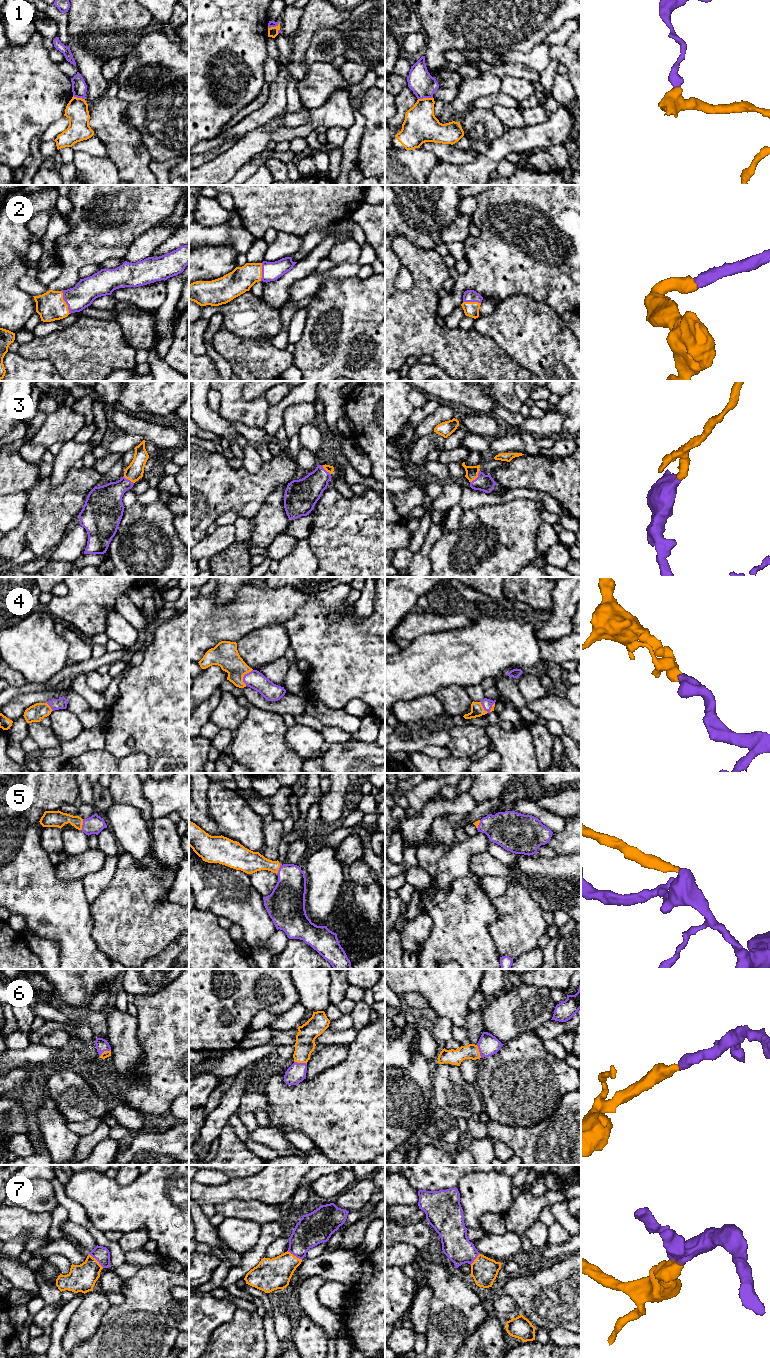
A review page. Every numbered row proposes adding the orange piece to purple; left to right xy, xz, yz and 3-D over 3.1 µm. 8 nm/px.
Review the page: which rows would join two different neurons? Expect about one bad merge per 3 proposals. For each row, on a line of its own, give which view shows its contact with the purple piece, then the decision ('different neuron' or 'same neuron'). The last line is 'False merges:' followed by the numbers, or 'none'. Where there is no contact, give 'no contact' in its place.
1: contact in yz; different neuron
2: contact in xy; same neuron
3: contact in yz; same neuron
4: contact in yz; same neuron
5: contact in xy; same neuron
6: contact in xz; same neuron
7: contact in xy; same neuron
False merges: 1

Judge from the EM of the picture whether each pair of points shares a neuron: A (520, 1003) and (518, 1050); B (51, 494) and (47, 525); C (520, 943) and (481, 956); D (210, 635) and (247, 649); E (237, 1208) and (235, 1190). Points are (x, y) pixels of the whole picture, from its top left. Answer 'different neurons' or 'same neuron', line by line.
A: different neurons
B: same neuron
C: different neurons
D: different neurons
E: different neurons

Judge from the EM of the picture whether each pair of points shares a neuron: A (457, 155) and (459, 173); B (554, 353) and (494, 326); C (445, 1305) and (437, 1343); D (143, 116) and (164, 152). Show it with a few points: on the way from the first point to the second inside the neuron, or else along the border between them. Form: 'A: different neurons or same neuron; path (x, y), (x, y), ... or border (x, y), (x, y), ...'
A: different neurons; border (476, 156), (462, 164), (441, 160)
B: same neuron; path (539, 340), (521, 326), (509, 326)
C: same neuron; path (445, 1314), (445, 1330), (443, 1334)
D: same neuron; path (152, 125), (164, 137), (164, 143)

